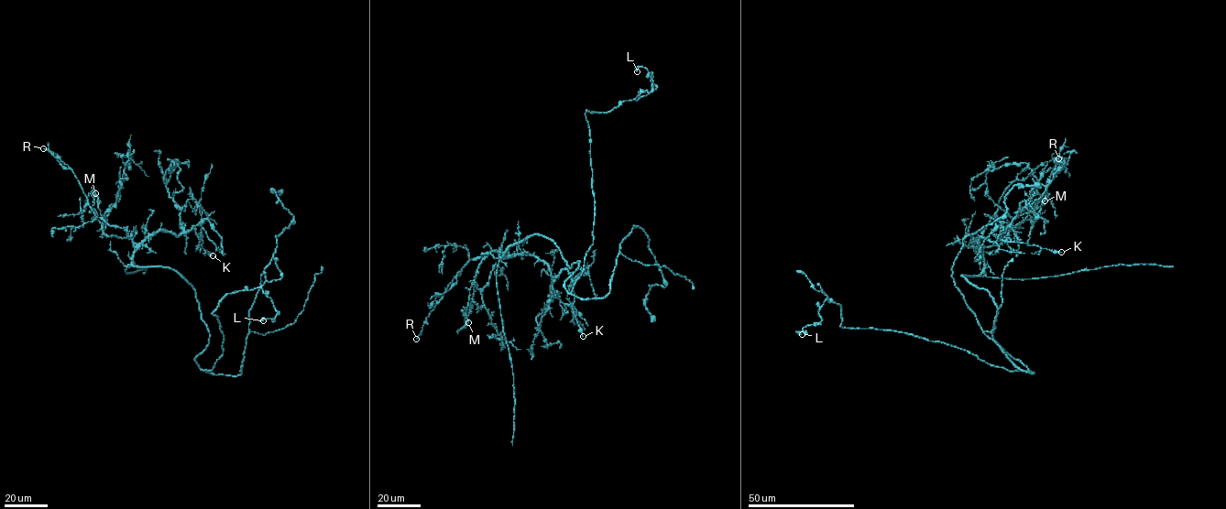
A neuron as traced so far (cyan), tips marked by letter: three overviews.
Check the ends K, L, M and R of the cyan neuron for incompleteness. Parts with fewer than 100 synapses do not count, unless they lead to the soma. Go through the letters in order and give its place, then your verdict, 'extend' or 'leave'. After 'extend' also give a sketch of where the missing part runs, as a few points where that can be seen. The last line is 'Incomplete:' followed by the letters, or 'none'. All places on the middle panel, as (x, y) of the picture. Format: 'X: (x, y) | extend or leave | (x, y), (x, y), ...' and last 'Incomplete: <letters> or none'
K: (583, 336) | leave
L: (637, 71) | leave
M: (468, 322) | leave
R: (416, 339) | leave
Incomplete: none

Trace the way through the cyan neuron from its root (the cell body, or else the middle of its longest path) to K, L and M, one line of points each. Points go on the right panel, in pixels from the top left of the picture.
K: (994, 324), (993, 297), (962, 275), (983, 269), (980, 237), (998, 241), (993, 232), (1061, 252)
L: (994, 324), (993, 340), (1026, 371), (911, 334), (842, 328), (840, 306), (826, 299), (821, 320), (802, 334)
M: (994, 324), (993, 297), (962, 275), (977, 276), (976, 248), (1000, 243), (1045, 200)

